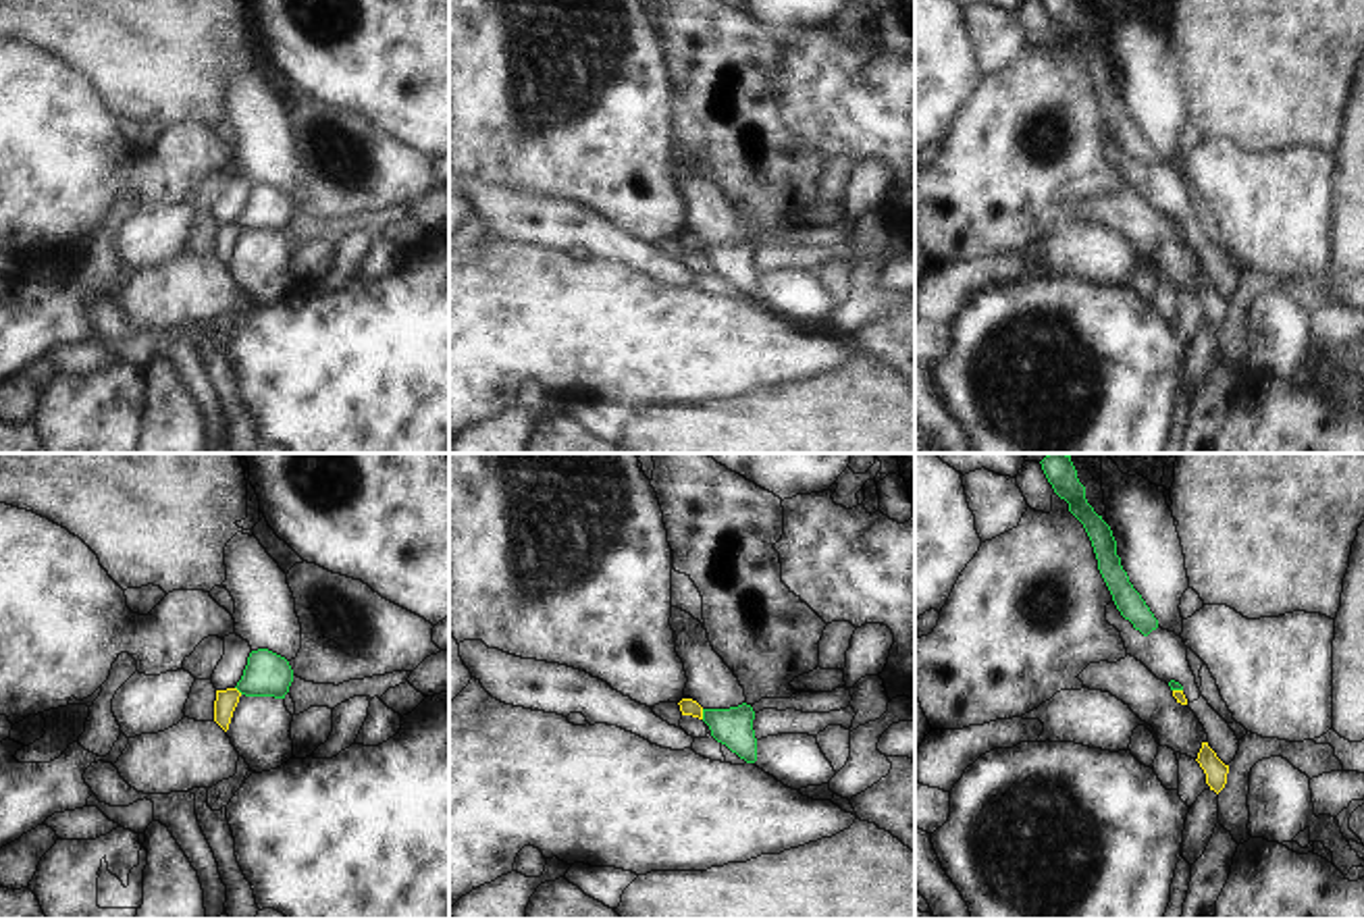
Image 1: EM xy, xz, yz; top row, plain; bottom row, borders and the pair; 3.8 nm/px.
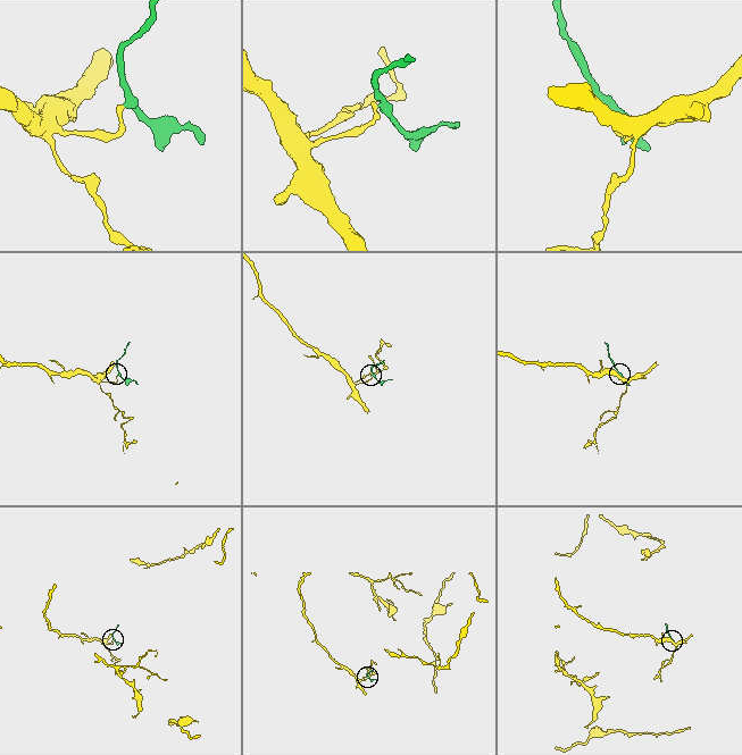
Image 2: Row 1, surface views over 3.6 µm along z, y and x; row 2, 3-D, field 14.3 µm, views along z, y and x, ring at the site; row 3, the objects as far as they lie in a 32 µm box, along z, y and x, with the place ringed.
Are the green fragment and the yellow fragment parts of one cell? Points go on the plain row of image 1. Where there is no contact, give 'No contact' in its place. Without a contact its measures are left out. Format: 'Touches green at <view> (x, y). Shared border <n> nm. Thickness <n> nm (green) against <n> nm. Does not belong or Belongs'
Touches green at xz (703, 248). Shared border 40 nm. Thickness 150 nm (green) against 60 nm. Does not belong

